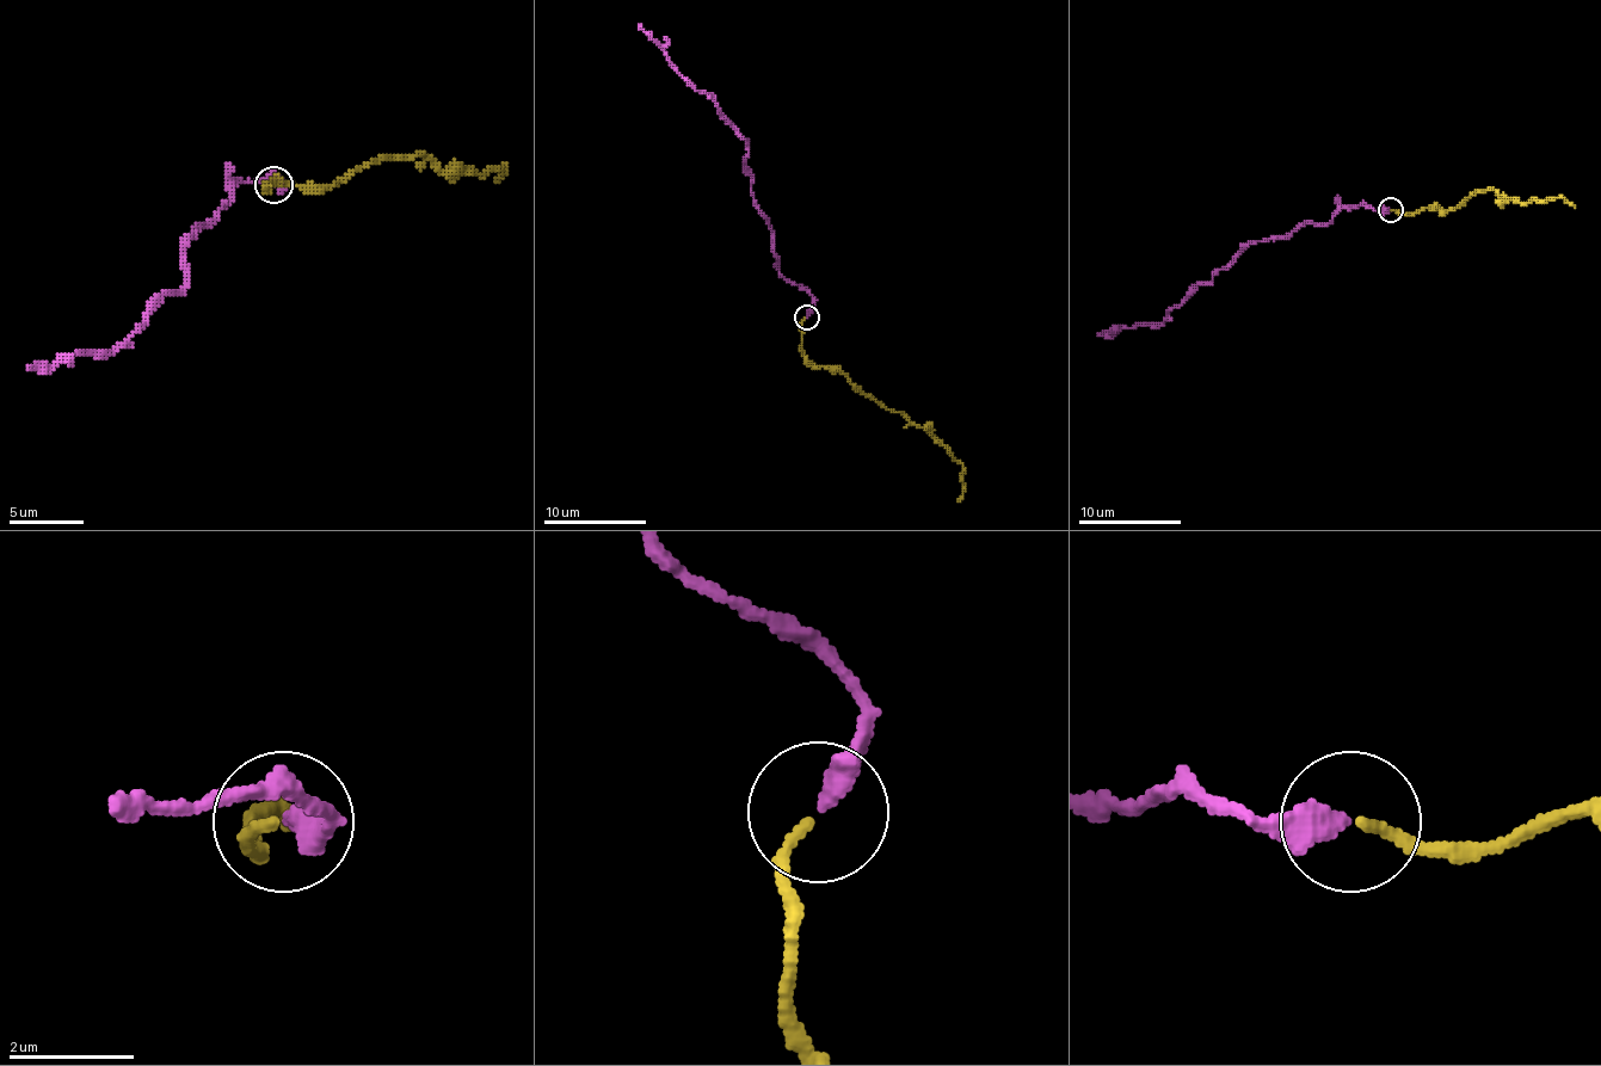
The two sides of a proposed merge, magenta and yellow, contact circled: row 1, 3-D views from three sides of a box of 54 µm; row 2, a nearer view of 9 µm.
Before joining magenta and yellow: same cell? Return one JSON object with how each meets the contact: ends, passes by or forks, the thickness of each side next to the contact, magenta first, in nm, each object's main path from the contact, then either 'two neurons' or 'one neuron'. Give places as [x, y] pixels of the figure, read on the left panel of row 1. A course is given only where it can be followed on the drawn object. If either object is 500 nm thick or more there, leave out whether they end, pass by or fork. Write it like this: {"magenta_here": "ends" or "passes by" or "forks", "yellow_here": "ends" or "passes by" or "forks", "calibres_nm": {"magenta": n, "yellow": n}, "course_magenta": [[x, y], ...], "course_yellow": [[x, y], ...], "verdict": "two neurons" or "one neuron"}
{"magenta_here": "ends", "yellow_here": "ends", "calibres_nm": {"magenta": 360, "yellow": 160}, "course_magenta": [[275, 185], [282, 182], [233, 182], [226, 204], [192, 230], [189, 279], [110, 350], [80, 350], [28, 369]], "course_yellow": [[271, 185], [268, 190], [278, 182], [338, 185], [380, 159], [417, 155], [447, 171], [503, 167], [496, 182]], "verdict": "one neuron"}

